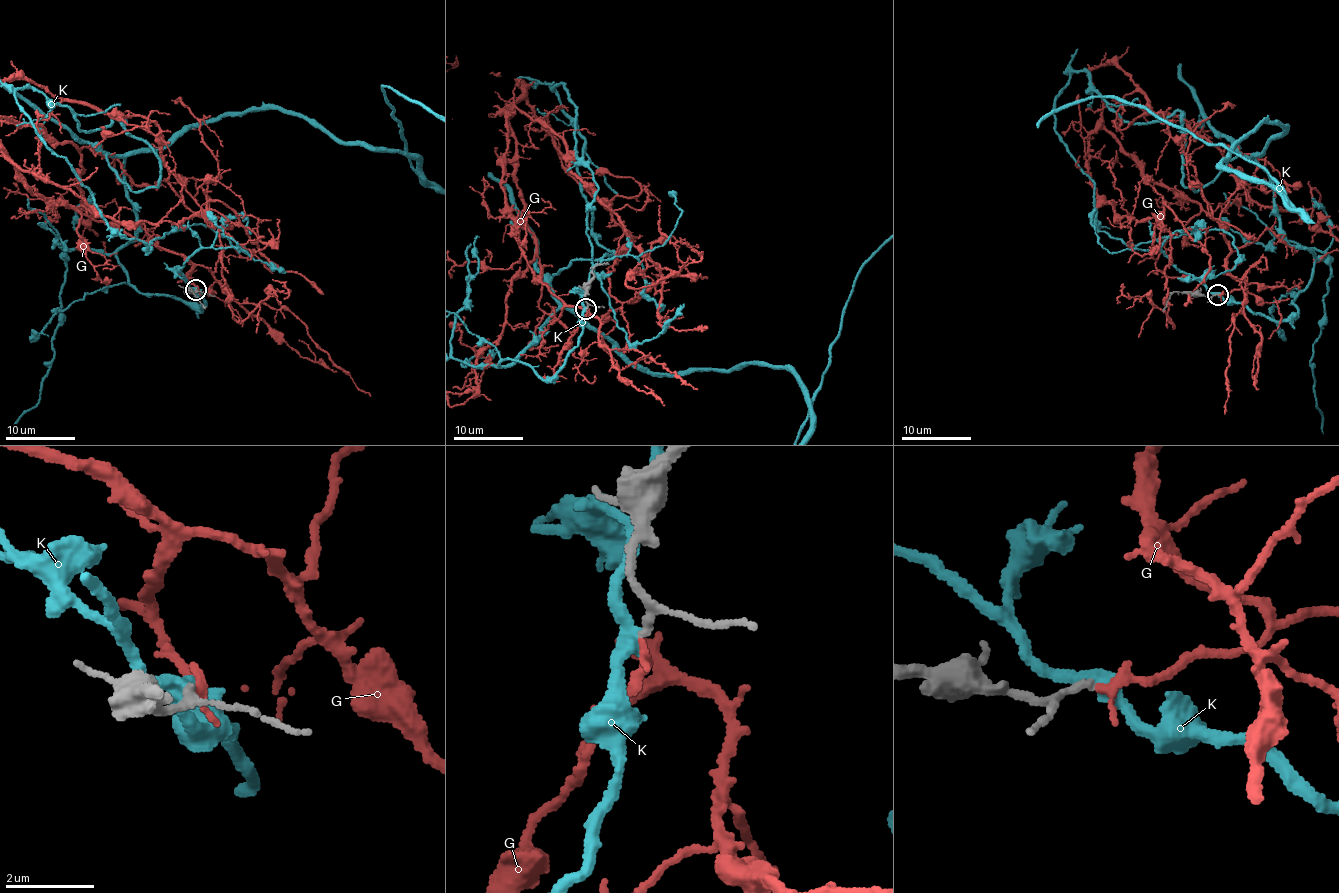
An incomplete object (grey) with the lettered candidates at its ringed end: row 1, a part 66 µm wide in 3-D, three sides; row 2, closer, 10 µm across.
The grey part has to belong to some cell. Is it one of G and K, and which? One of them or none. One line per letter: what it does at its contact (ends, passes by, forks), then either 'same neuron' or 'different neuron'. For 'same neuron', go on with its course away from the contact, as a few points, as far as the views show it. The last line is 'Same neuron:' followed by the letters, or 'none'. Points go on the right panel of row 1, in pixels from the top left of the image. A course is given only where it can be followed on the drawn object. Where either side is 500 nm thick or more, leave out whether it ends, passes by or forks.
G: it ends; same neuron
K: it passes by; different neuron
Same neuron: G

